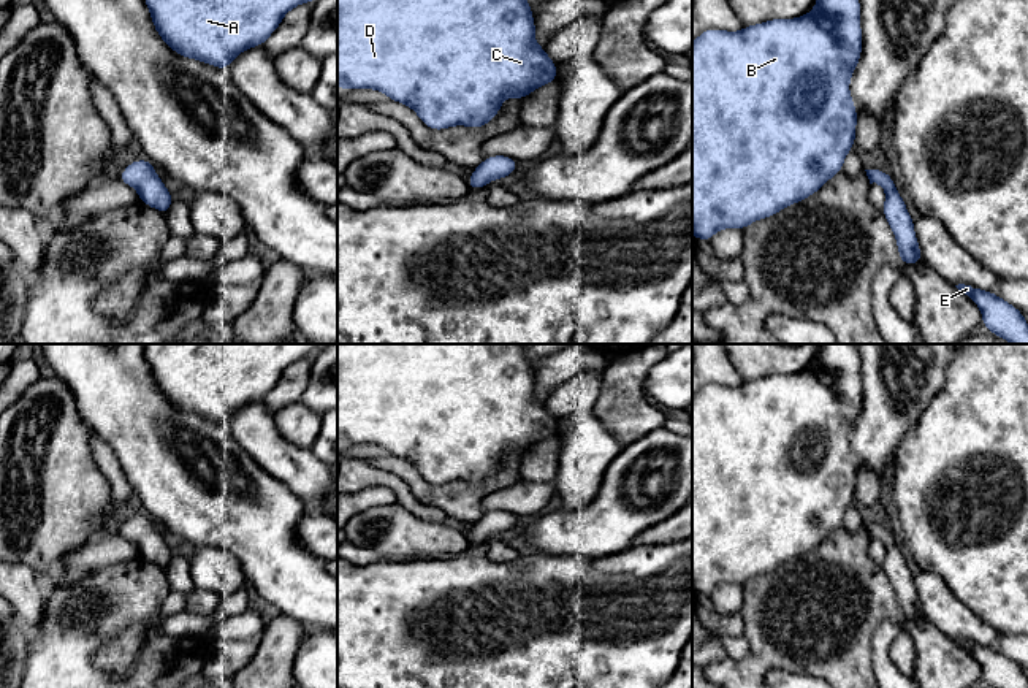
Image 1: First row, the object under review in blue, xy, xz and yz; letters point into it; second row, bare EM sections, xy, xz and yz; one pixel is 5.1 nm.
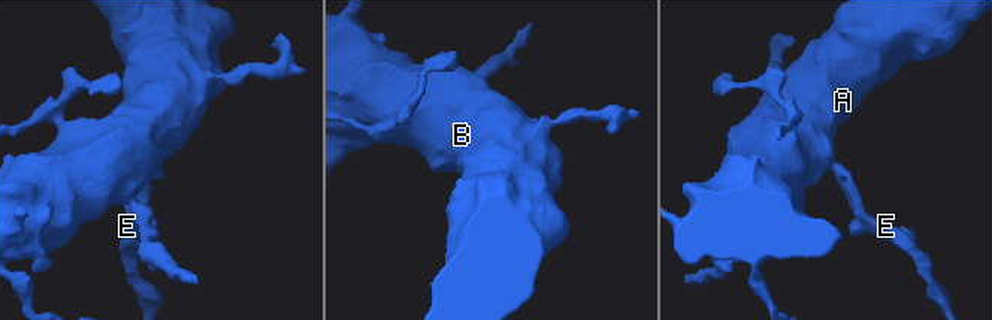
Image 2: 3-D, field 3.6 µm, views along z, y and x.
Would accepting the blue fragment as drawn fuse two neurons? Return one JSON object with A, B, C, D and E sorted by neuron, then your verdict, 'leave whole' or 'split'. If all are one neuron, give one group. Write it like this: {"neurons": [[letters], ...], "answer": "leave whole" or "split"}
{"neurons": [["A", "B", "C", "D", "E"]], "answer": "leave whole"}

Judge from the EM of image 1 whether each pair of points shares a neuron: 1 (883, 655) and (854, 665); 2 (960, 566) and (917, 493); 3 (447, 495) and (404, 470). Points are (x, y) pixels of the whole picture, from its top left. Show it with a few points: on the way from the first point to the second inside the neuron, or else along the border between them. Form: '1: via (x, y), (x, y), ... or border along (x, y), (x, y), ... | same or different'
1: border along (879, 623), (871, 639), (873, 671) | different
2: via (946, 549), (930, 531), (924, 511) | same
3: via (436, 495), (430, 495), (415, 481) | same

